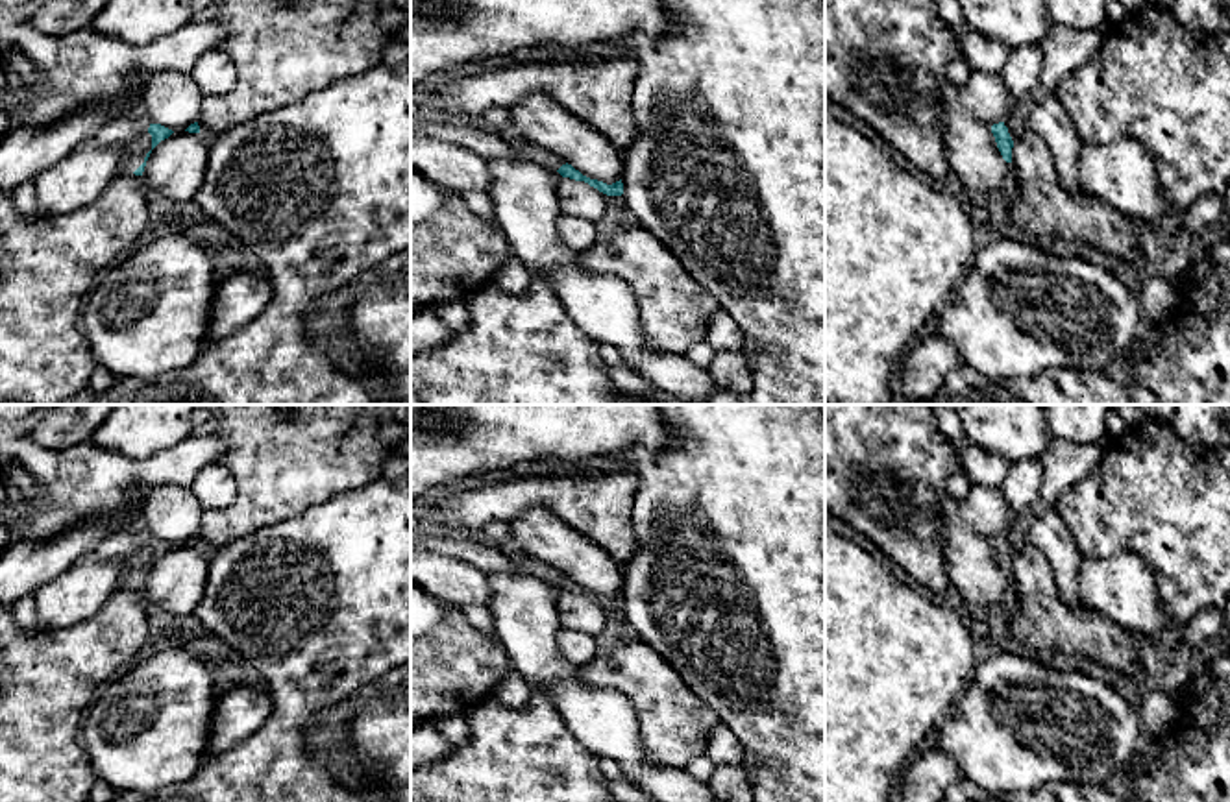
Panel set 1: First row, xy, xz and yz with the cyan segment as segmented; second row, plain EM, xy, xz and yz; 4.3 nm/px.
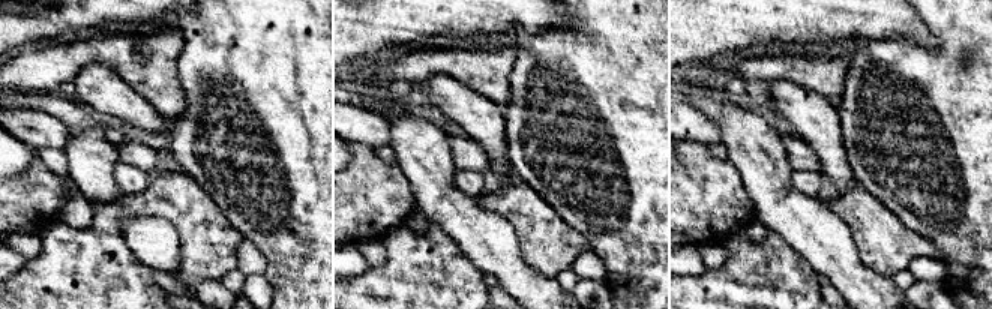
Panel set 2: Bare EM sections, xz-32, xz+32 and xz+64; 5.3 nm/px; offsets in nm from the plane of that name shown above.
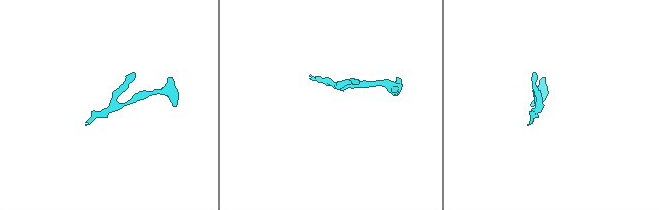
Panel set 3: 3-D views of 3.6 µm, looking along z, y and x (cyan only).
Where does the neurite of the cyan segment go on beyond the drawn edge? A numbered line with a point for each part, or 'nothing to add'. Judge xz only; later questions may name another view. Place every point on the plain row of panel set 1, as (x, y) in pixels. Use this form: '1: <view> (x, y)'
nothing to add

